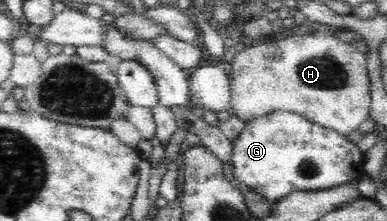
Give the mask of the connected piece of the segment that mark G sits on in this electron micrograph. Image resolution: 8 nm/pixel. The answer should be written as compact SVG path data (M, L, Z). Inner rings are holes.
M271 111L267 115L261 115L249 123L245 123L245 129L241 131L239 139L233 143L233 163L235 174L235 183L245 183L255 193L261 193L263 197L273 204L278 199L285 197L293 192L305 192L305 191L317 191L317 189L327 189L327 187L337 187L337 185L343 185L343 183L356 182L363 173L363 161L365 161L364 153L359 149L357 144L353 144L347 137L337 133L333 129L327 129L318 123L313 123L304 117L301 117L298 113L291 113L290 111Z

